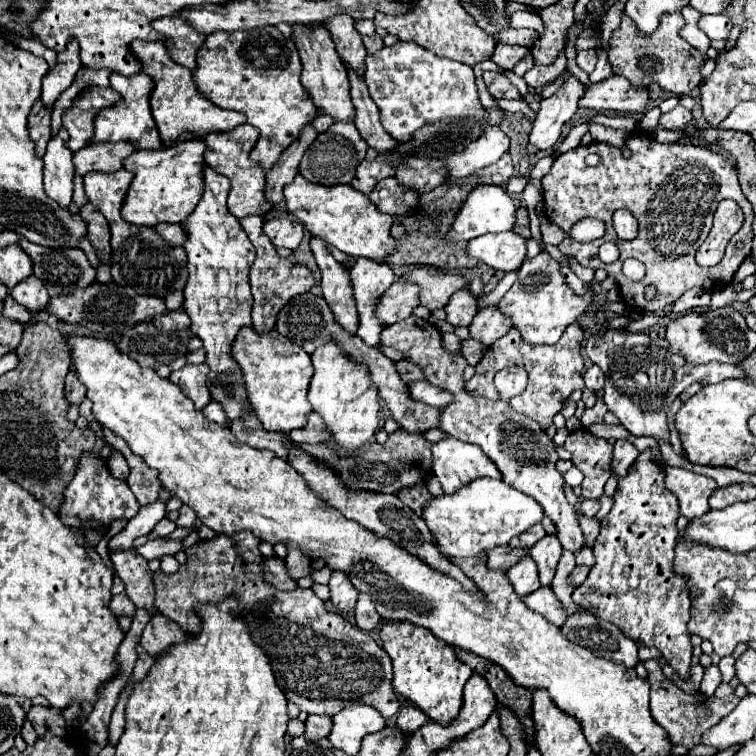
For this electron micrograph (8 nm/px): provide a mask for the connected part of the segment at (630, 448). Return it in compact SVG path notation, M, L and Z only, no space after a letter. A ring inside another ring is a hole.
M618 439L614 443L614 461L612 461L612 469L618 473L618 477L624 477L630 469L630 465L636 461L638 457L638 449L626 441L626 439Z

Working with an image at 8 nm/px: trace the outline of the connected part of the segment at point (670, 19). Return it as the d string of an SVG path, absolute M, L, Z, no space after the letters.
M624 13L620 27L614 31L610 39L608 59L614 69L614 75L626 77L636 87L648 87L650 83L658 83L668 93L688 95L692 89L696 89L702 83L700 67L706 63L708 57L706 53L700 53L680 37L682 27L684 19L680 13L666 13L660 19L660 25L656 33L652 33L652 37L640 37L640 33L632 29L632 23Z

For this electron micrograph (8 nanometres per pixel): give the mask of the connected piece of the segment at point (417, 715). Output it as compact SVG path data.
M414 705L402 707L398 711L398 719L396 719L396 727L402 729L404 733L412 733L416 729L420 729L420 725L424 725L428 721L428 717Z

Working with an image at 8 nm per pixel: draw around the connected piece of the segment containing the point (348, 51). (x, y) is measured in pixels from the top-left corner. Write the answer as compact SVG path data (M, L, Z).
M332 17L332 21L324 21L324 27L332 33L342 65L364 77L366 49L362 45L360 33L354 29L354 21L350 17Z

